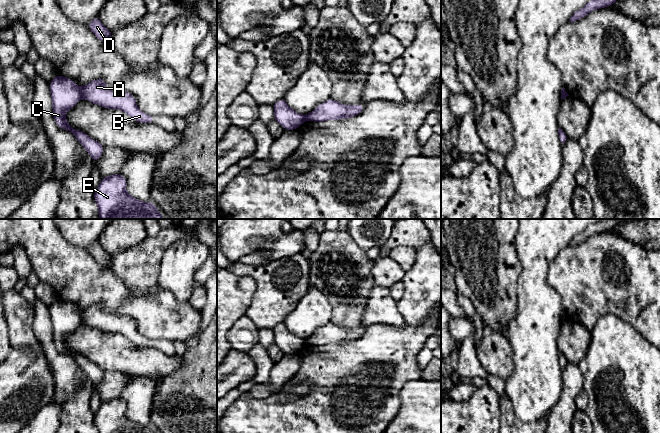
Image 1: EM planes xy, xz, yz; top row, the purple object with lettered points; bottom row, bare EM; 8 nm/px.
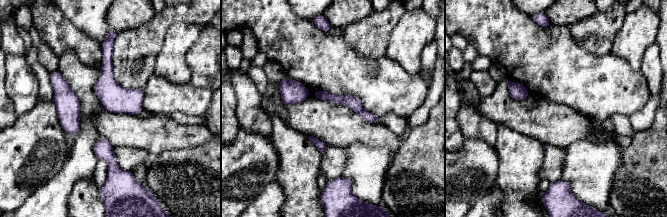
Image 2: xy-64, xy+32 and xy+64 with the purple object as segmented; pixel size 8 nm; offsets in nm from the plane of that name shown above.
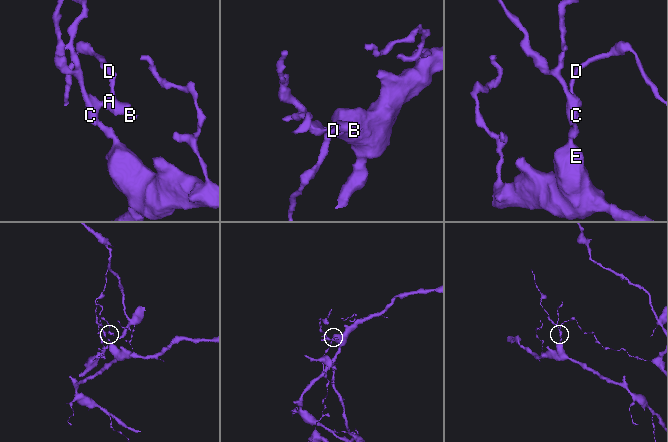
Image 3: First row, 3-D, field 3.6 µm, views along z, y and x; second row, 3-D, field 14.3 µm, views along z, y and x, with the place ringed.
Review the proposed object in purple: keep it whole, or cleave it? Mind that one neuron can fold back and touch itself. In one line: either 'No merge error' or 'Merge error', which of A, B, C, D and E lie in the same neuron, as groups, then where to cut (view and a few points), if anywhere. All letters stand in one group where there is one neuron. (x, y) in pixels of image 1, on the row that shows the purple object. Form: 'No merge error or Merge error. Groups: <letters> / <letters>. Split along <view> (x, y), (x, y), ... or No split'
Merge error. Groups: A B D / C E. Split along xy (80, 88), (82, 97)

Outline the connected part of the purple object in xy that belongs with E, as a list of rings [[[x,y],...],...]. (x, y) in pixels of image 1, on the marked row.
[[[120,173],[101,179],[94,191],[99,219],[164,219],[152,202],[132,197],[126,186],[127,180]]]

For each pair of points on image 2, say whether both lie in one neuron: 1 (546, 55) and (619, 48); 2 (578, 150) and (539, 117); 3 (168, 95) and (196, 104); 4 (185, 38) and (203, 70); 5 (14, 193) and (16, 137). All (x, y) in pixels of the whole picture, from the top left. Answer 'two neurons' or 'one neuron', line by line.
1: two neurons
2: two neurons
3: one neuron
4: two neurons
5: one neuron

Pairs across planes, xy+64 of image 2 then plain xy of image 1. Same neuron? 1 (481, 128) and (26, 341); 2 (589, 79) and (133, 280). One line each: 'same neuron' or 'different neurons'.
1: same neuron
2: different neurons

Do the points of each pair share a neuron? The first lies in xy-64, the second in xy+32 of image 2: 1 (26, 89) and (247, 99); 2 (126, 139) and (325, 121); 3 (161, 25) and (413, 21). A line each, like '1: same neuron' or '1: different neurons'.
1: same neuron
2: same neuron
3: different neurons

